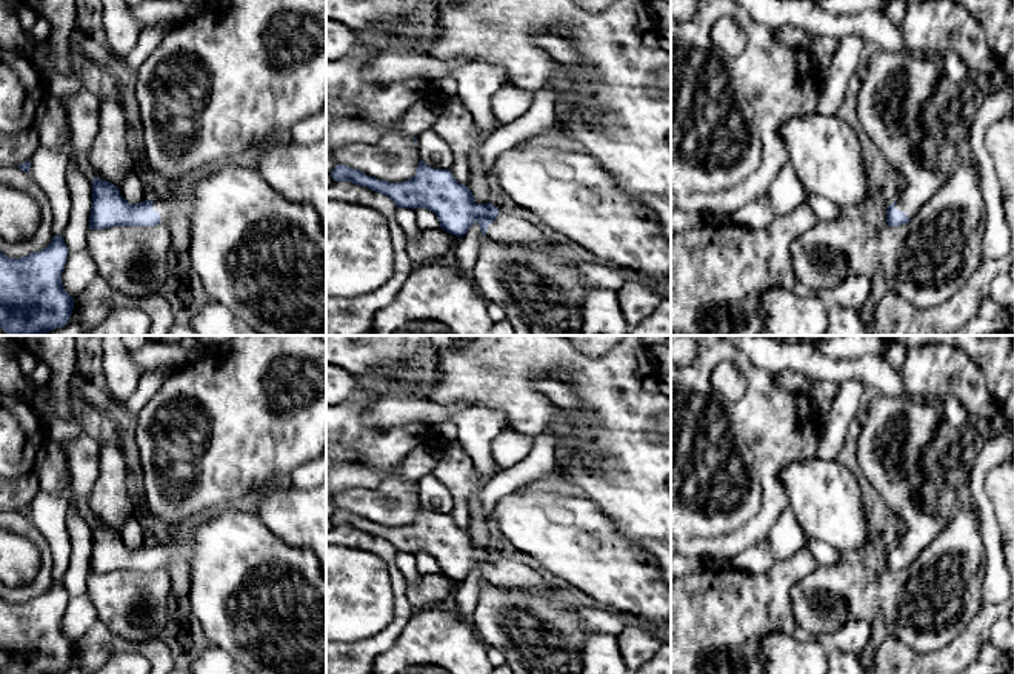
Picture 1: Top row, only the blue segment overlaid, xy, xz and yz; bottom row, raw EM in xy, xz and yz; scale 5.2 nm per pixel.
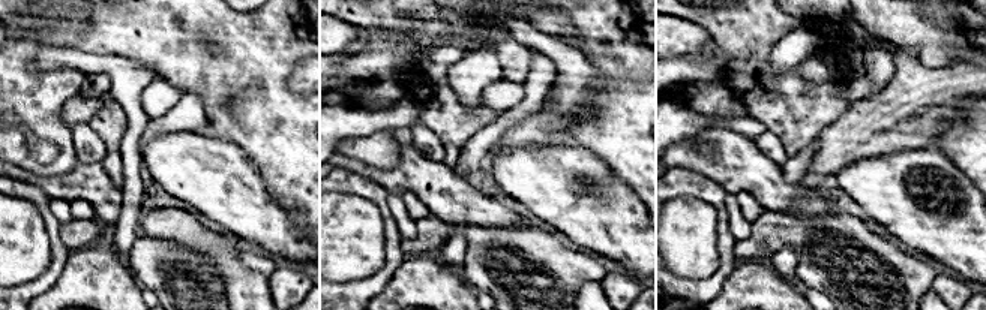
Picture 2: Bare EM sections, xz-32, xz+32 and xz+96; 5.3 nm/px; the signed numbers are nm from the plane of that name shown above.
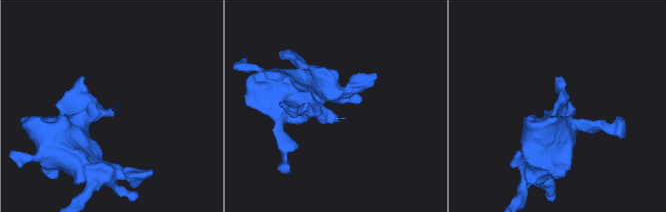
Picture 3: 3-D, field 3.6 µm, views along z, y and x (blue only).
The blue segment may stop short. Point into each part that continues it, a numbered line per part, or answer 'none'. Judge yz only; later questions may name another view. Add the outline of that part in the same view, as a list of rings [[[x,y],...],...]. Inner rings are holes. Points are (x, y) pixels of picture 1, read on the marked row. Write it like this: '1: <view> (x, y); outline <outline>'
1: yz (894, 93); outline [[[879,49],[869,58],[857,94],[860,126],[892,172],[906,177],[906,189],[894,208],[909,219],[948,180],[923,166],[919,149],[925,132],[919,118],[942,78],[937,58]]]

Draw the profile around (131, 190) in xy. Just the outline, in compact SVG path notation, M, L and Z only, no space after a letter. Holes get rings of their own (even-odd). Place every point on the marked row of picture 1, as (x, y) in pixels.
M135 171L129 172L125 177L118 189L120 189L120 195L131 205L146 200L143 177L140 177Z

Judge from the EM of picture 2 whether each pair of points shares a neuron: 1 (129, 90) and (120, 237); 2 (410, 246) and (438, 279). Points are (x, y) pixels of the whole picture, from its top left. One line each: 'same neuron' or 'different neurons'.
1: same neuron
2: different neurons

